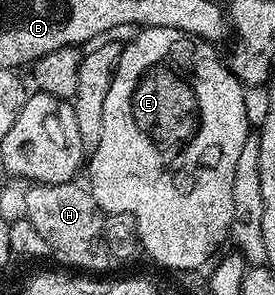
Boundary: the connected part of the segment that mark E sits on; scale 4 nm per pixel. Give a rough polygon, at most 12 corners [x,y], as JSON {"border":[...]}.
{"border":[[215,44],[123,46],[90,196],[174,271],[215,258],[252,135]]}

